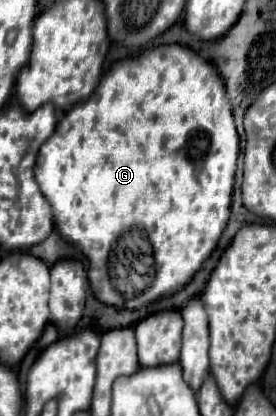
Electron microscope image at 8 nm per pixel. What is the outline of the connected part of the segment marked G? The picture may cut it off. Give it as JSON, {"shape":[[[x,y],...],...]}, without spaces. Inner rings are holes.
{"shape":[[[164,45],[116,63],[84,103],[76,103],[76,107],[66,111],[54,135],[40,147],[34,173],[44,197],[50,205],[54,203],[58,233],[64,241],[78,245],[88,259],[88,281],[94,297],[104,305],[134,311],[160,297],[178,293],[216,249],[230,217],[238,151],[232,107],[214,65],[188,47]],[[120,223],[140,227],[148,235],[148,251],[144,251],[136,233],[120,235],[120,231],[128,231]],[[150,245],[156,263],[152,263]],[[140,295],[142,305],[136,301]]]}

